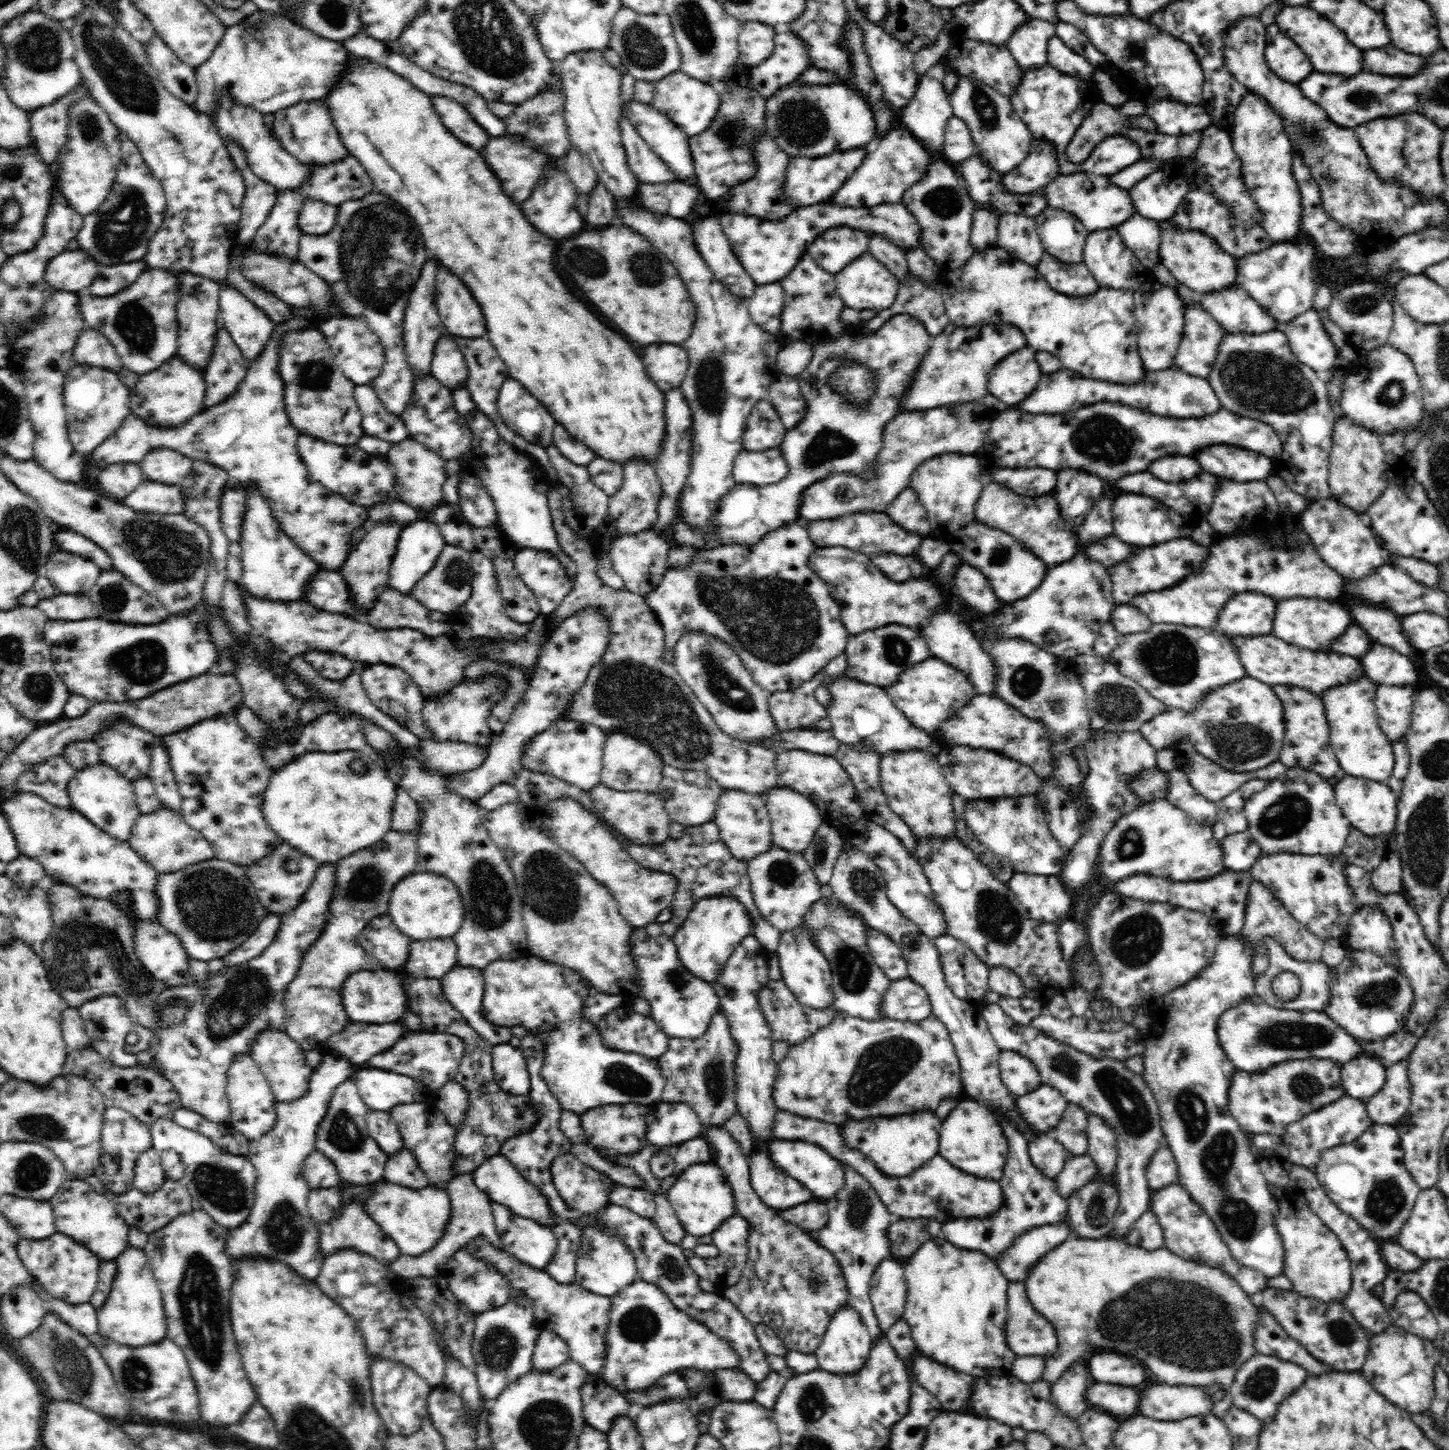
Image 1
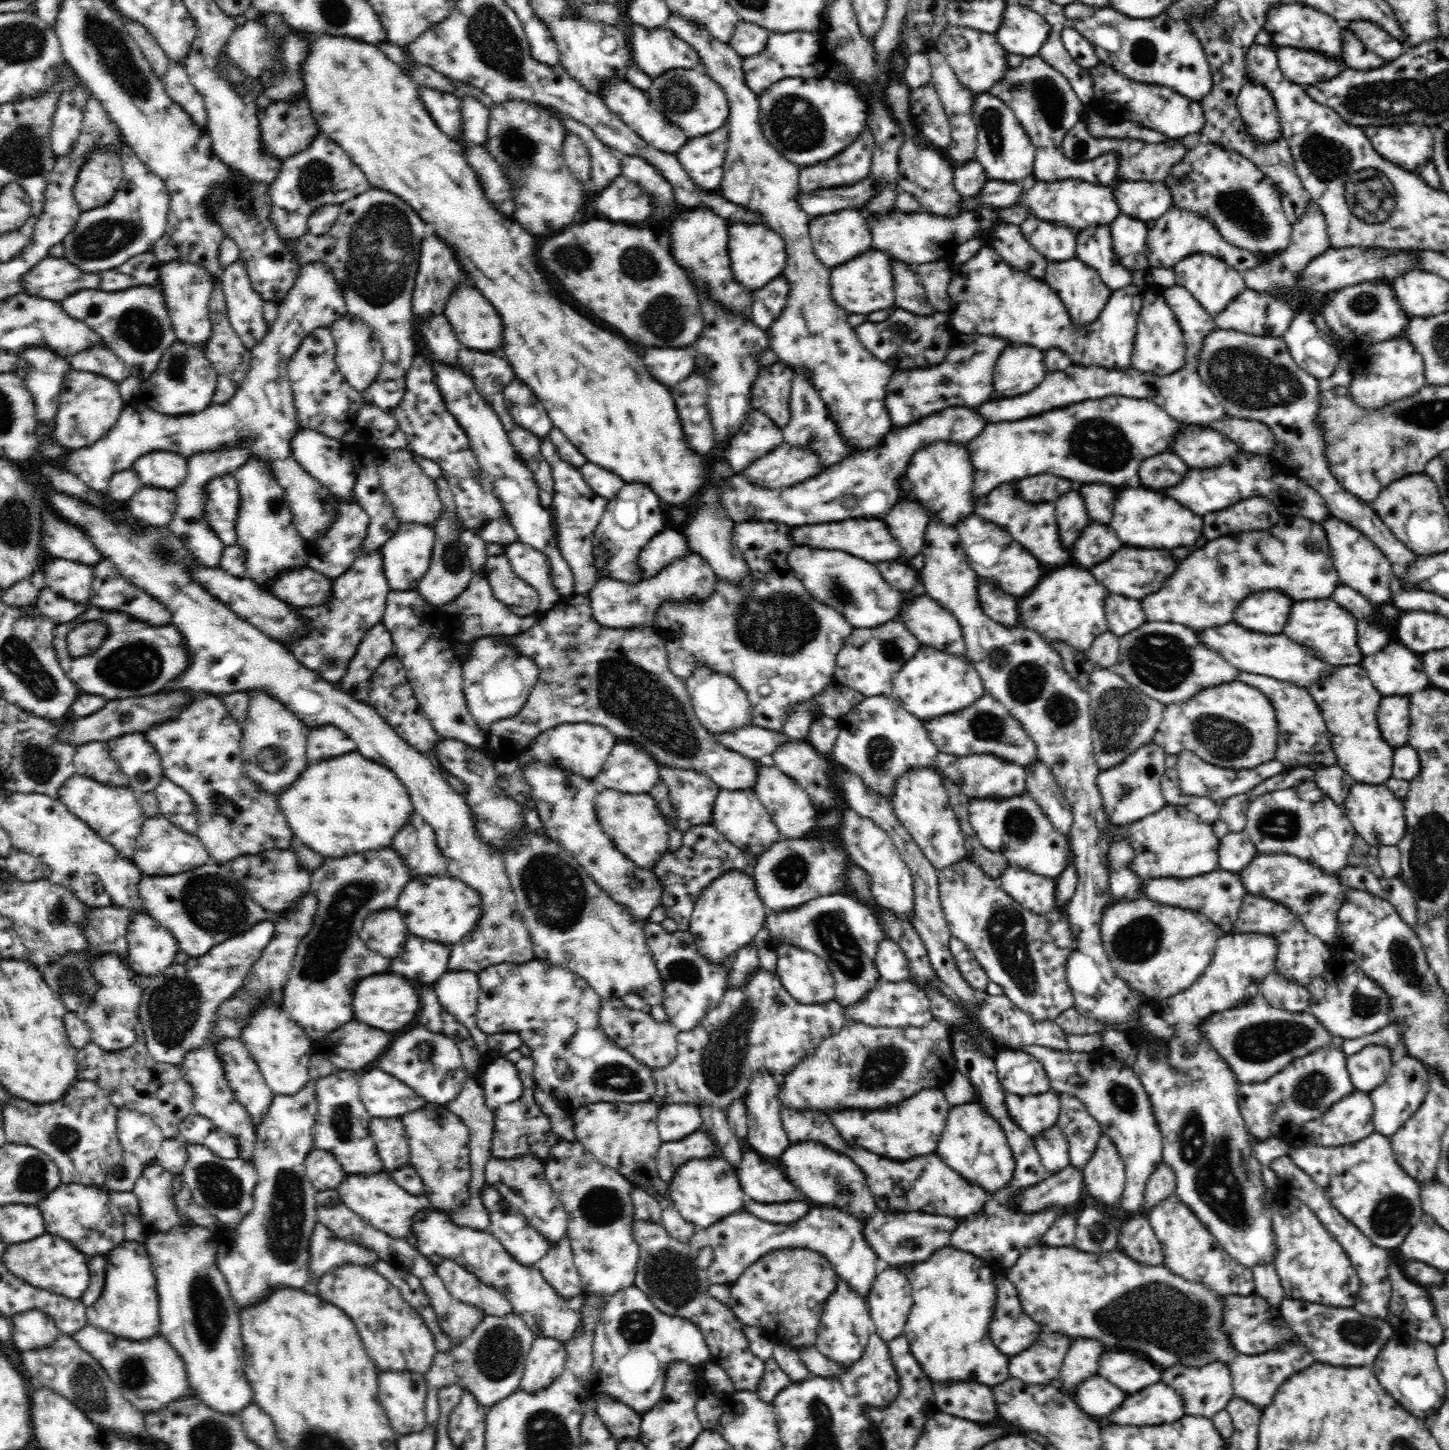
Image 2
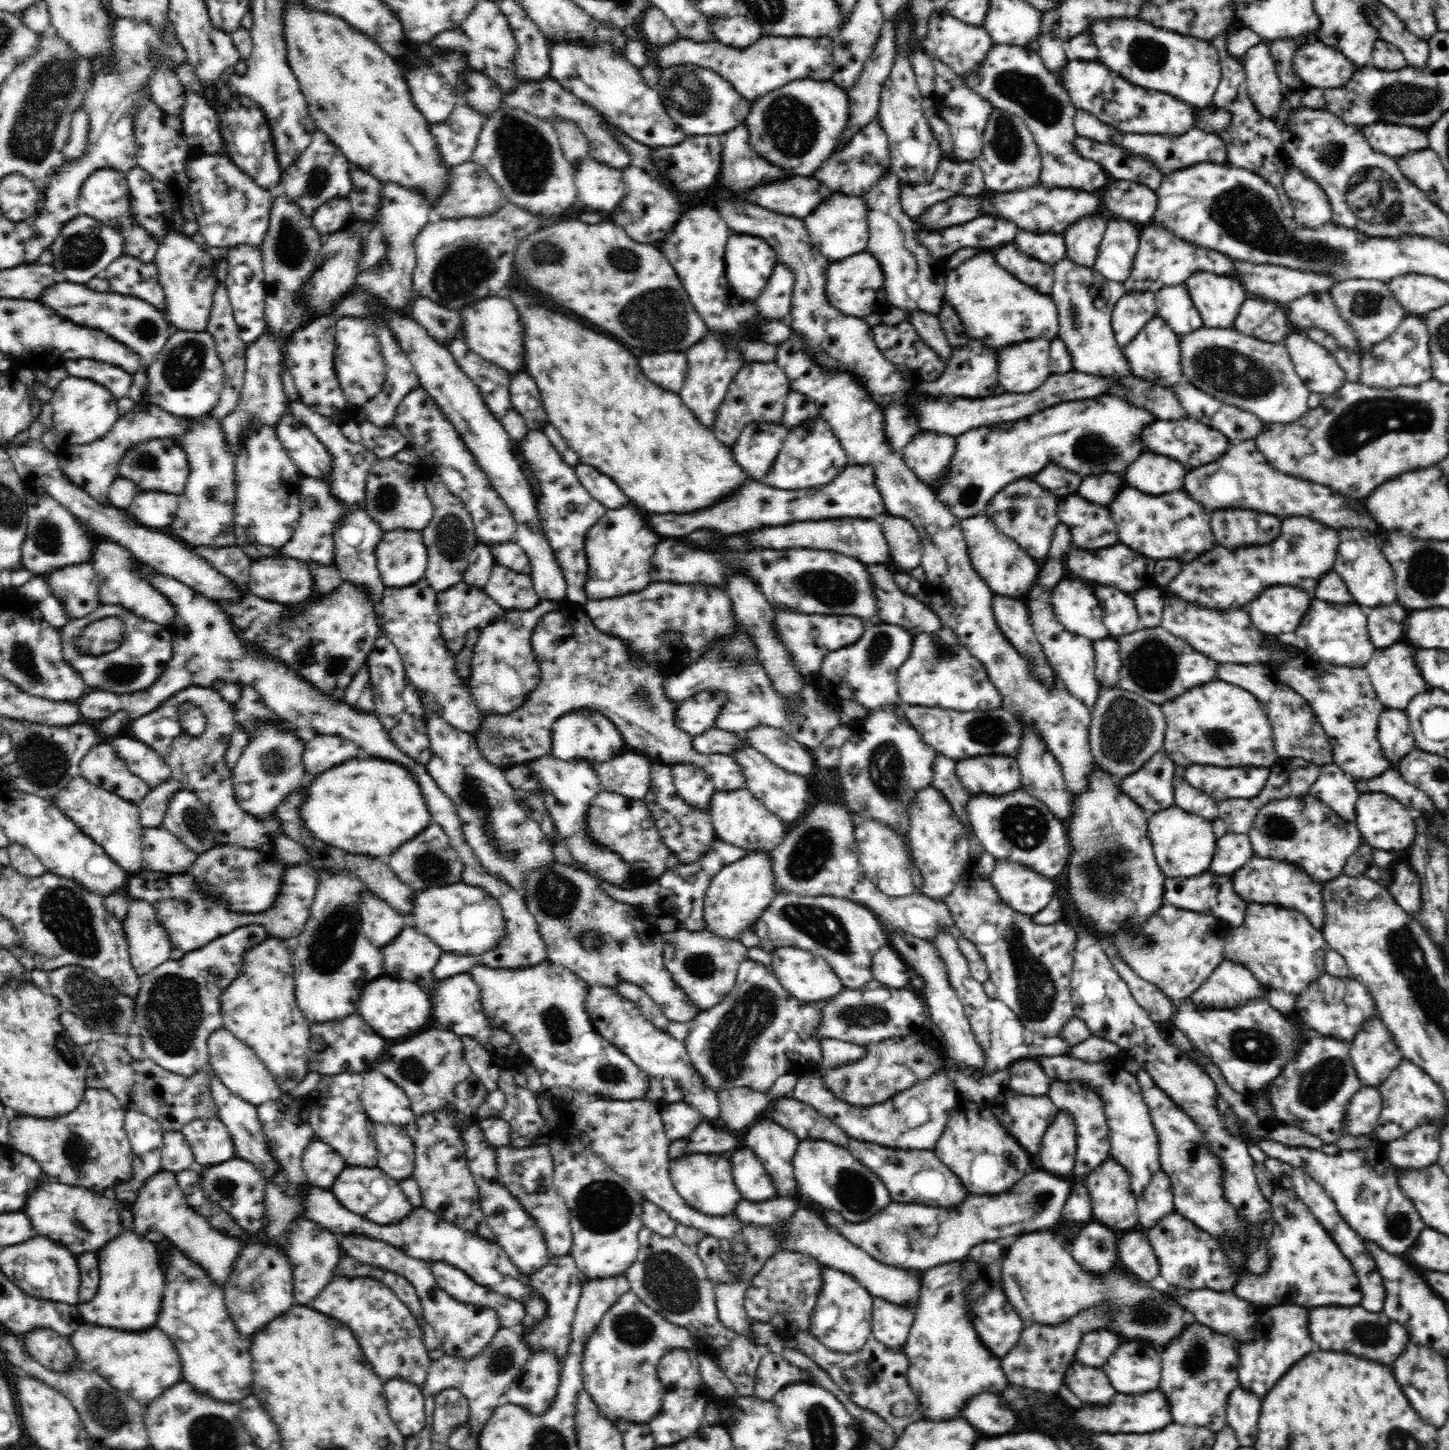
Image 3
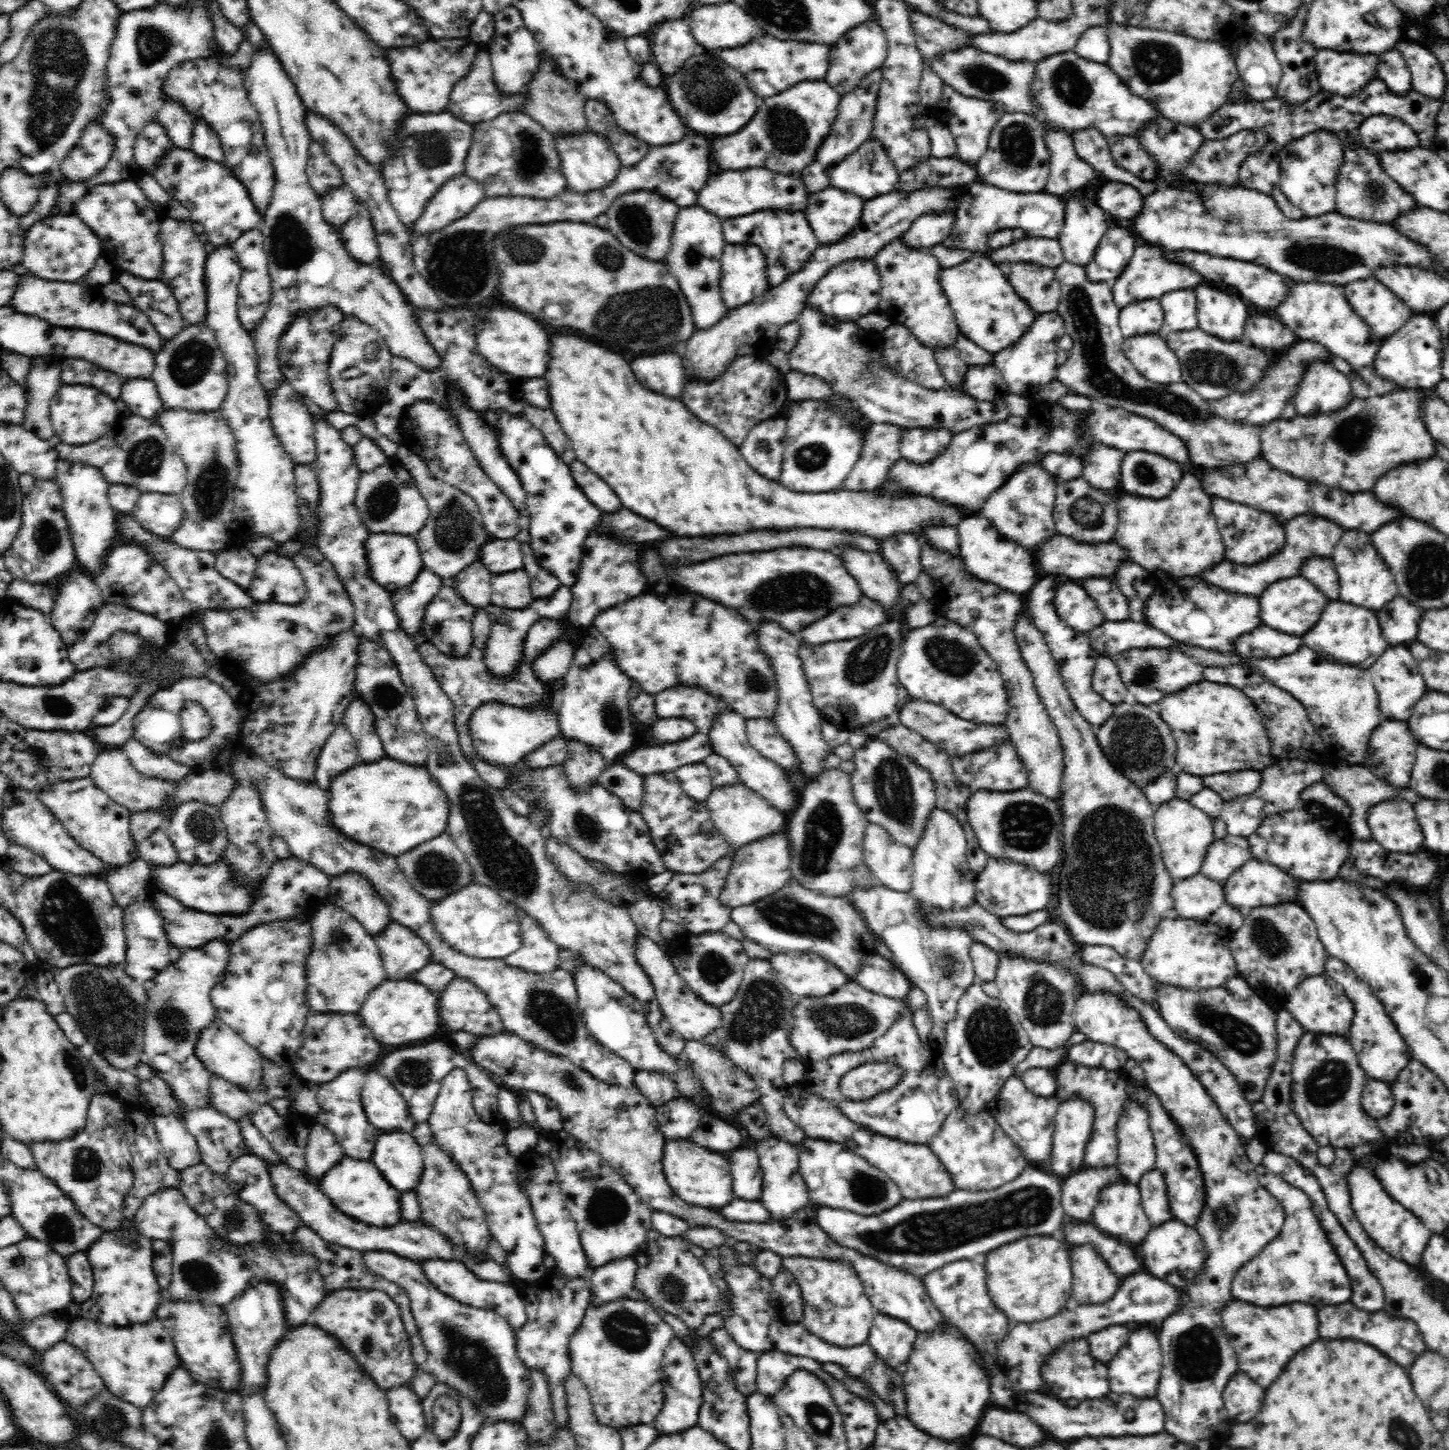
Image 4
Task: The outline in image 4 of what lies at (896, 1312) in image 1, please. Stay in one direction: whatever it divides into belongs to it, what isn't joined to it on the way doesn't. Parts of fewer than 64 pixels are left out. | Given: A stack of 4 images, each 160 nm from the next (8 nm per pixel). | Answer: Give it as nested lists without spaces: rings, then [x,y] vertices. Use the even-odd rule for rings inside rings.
[[[877,1312],[866,1343],[886,1367],[903,1369],[917,1334],[918,1331],[905,1322]]]

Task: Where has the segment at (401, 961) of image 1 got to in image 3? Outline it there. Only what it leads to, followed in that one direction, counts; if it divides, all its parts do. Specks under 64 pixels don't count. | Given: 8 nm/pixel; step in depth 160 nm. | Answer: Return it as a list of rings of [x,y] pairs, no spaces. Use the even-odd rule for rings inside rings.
[[[370,890],[360,892],[358,911],[362,932],[368,941],[378,948],[388,945],[390,940],[396,938],[403,928],[408,926],[404,915],[400,915],[396,909],[372,894]]]

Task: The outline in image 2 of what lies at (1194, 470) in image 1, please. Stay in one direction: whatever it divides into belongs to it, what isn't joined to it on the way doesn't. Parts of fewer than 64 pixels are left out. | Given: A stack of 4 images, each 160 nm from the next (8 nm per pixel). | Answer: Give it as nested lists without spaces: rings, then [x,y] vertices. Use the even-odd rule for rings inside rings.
[[[1158,454],[1142,462],[1139,470],[1140,484],[1150,490],[1160,488],[1174,488],[1188,472],[1188,465],[1184,464],[1176,454]]]

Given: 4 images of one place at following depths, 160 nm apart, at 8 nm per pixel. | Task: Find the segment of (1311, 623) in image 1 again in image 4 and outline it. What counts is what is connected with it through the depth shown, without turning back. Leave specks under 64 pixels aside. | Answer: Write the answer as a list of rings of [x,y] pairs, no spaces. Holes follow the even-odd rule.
[[[1340,600],[1331,602],[1332,604],[1326,606],[1324,614],[1320,615],[1316,626],[1306,633],[1303,644],[1316,650],[1316,654],[1332,663],[1359,668],[1372,666],[1384,654],[1384,650],[1388,648],[1389,644],[1382,634],[1383,630],[1380,628],[1380,624],[1378,624],[1378,616],[1363,606],[1343,603]]]

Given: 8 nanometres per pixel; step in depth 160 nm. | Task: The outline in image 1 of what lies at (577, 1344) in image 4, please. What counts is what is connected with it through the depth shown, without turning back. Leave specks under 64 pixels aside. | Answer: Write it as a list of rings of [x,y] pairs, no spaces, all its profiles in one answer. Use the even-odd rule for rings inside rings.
[[[638,1280],[629,1284],[624,1290],[611,1298],[611,1310],[608,1328],[604,1336],[605,1361],[598,1377],[614,1390],[624,1393],[639,1393],[657,1385],[667,1374],[678,1369],[690,1368],[697,1370],[718,1370],[720,1368],[736,1369],[740,1359],[736,1351],[728,1347],[726,1341],[716,1336],[707,1326],[695,1321],[686,1312],[676,1308],[668,1296],[654,1283]]]

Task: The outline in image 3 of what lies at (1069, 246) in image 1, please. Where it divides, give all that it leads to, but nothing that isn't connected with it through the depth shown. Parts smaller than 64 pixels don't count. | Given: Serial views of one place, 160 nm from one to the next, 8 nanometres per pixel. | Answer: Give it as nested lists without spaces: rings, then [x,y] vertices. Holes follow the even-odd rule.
[[[1020,229],[1014,242],[1018,251],[1049,265],[1055,265],[1066,257],[1066,244],[1062,233],[1040,234]]]

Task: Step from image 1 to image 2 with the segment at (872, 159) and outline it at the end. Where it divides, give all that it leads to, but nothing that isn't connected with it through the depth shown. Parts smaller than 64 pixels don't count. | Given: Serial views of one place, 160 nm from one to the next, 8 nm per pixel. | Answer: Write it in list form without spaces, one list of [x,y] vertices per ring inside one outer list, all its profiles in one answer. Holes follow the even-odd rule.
[[[868,176],[852,186],[816,188],[806,192],[800,190],[796,194],[796,201],[798,207],[812,218],[852,206],[862,209],[868,198],[872,198],[872,194],[876,194],[876,191],[872,185],[872,177]]]

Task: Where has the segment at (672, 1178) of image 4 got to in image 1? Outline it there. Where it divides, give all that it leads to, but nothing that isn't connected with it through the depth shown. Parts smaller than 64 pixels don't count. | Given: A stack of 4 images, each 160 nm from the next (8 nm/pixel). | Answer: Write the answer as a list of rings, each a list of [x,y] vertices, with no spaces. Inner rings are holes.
[[[715,1162],[692,1164],[683,1170],[665,1195],[687,1234],[712,1234],[725,1220],[736,1214],[736,1198],[724,1171]]]

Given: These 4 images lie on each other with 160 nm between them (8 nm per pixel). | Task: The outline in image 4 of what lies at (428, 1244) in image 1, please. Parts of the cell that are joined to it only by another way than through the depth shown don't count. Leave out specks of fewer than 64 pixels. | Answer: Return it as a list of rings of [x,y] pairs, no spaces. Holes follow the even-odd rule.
[[[345,1155],[344,1160],[316,1180],[316,1187],[330,1198],[337,1210],[354,1221],[377,1227],[396,1226],[401,1222],[400,1191],[386,1181],[371,1159],[360,1160]]]

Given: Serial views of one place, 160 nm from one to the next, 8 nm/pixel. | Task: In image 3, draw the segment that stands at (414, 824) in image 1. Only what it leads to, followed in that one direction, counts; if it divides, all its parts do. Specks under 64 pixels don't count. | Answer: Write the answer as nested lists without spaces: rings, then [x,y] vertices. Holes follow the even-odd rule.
[[[432,823],[417,837],[400,846],[387,857],[387,860],[396,876],[407,884],[412,893],[430,887],[448,886],[462,882],[464,863],[452,846],[450,837],[437,823]]]

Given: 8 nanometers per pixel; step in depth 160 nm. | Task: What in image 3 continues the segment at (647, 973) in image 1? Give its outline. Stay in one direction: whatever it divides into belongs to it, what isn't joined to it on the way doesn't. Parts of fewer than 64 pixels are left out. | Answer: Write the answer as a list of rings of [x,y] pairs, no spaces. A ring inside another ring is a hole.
[[[679,928],[676,932],[662,933],[661,936],[666,969],[692,1005],[705,1011],[723,1002],[736,984],[740,964],[747,960],[747,946],[741,940],[732,941],[714,935],[706,928],[697,932]]]

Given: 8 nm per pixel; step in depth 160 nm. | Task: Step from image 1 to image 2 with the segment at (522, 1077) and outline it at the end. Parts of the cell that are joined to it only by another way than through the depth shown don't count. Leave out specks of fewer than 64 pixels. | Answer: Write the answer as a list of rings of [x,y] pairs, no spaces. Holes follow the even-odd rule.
[[[498,1057],[484,1070],[482,1087],[486,1106],[490,1110],[501,1109],[506,1104],[516,1102],[522,1096],[522,1081],[512,1062],[508,1062],[504,1057]]]

